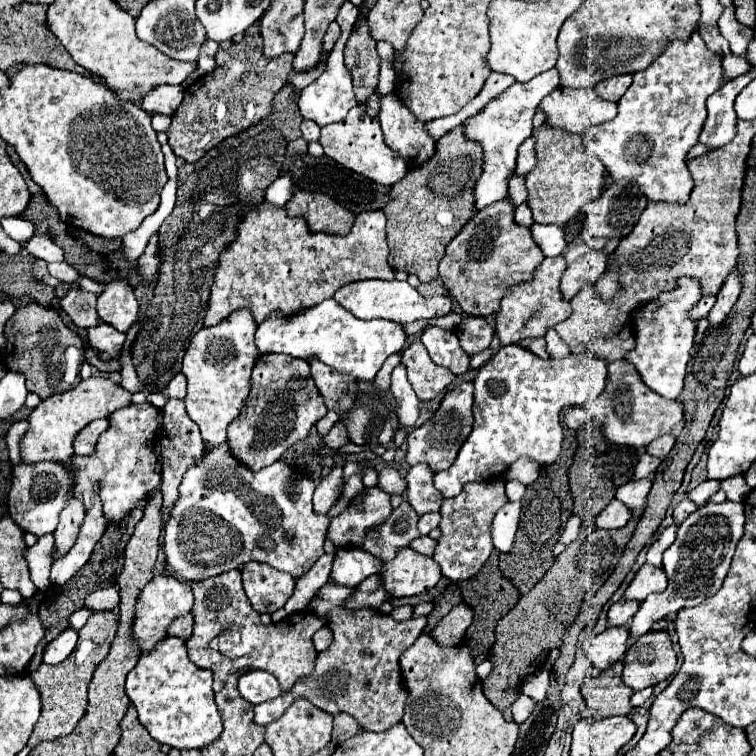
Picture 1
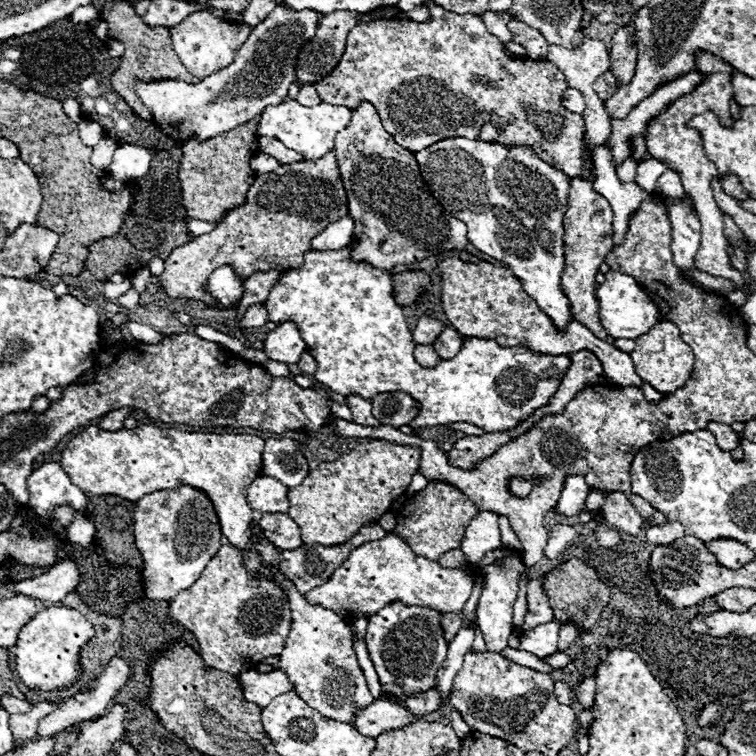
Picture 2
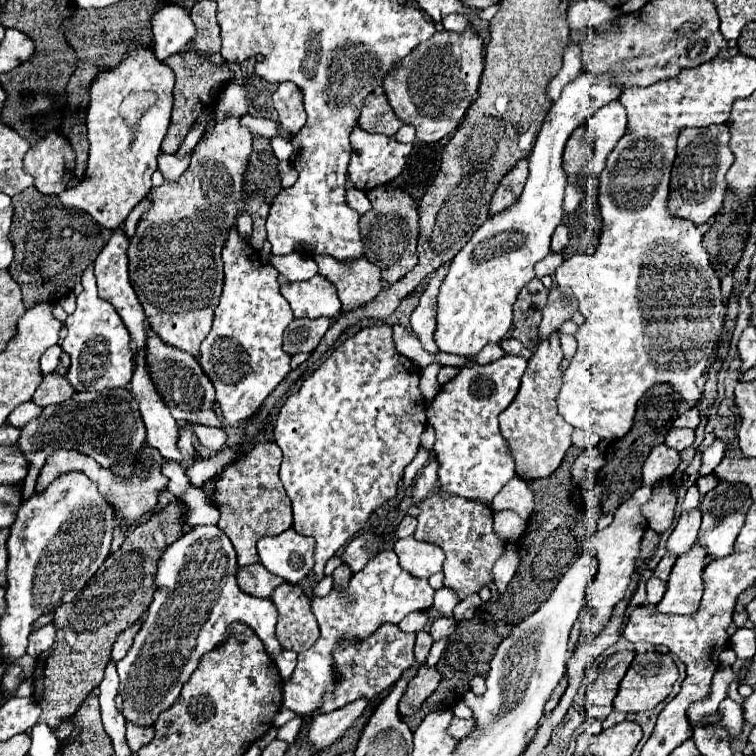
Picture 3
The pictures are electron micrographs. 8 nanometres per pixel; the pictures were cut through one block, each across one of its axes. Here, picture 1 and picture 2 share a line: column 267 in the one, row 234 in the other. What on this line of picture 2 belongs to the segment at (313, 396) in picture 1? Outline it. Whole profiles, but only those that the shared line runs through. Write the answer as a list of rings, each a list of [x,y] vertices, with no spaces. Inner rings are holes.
[[[362,102],[358,110],[352,112],[352,122],[346,130],[336,136],[334,150],[336,162],[340,168],[340,176],[348,196],[348,214],[354,220],[354,240],[352,240],[352,258],[366,260],[376,268],[392,268],[396,264],[414,264],[432,254],[440,254],[446,250],[464,250],[468,244],[466,224],[454,218],[448,210],[444,210],[428,186],[422,180],[418,162],[412,152],[404,150],[390,138],[390,134],[382,128],[382,122],[372,104]]]

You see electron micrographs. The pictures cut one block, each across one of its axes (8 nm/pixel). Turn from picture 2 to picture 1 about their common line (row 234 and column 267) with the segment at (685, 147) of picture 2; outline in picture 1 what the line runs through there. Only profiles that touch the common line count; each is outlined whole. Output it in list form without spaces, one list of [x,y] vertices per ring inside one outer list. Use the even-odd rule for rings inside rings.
[[[328,580],[318,590],[318,596],[308,604],[308,610],[314,612],[318,618],[326,620],[326,626],[332,630],[334,640],[330,648],[318,652],[314,672],[298,680],[300,688],[296,684],[290,692],[284,692],[274,700],[254,706],[256,724],[266,726],[278,720],[296,698],[306,698],[316,708],[332,716],[340,712],[352,714],[362,724],[364,730],[382,732],[388,730],[388,726],[394,726],[402,720],[408,694],[406,688],[402,686],[398,658],[424,632],[426,618],[422,616],[422,618],[410,618],[406,622],[398,622],[390,618],[390,614],[384,614],[376,608],[350,610],[346,608],[346,602],[352,596],[352,592],[354,588],[340,586],[332,580]]]

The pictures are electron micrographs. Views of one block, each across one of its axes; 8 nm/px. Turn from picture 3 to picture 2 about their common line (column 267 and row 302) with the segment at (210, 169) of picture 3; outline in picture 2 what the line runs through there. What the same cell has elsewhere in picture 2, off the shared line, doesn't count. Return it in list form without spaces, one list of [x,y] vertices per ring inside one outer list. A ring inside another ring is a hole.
[[[332,152],[318,160],[304,160],[302,164],[282,164],[276,172],[258,176],[248,190],[246,204],[230,210],[228,218],[212,232],[174,248],[172,256],[164,262],[166,268],[160,276],[162,290],[170,298],[198,300],[222,310],[220,304],[214,304],[210,292],[206,292],[206,282],[214,268],[230,264],[242,280],[254,272],[298,268],[304,262],[304,252],[310,250],[310,240],[330,222],[336,222],[346,214],[346,190]],[[260,202],[268,202],[268,210],[260,206]]]

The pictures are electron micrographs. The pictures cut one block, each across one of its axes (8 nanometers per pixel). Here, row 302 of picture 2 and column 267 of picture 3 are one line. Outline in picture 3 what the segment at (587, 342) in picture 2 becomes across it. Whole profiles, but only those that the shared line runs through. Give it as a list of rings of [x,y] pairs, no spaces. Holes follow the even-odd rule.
[[[256,444],[250,452],[242,456],[242,460],[226,466],[214,482],[214,494],[210,498],[220,512],[218,526],[234,544],[234,550],[238,554],[238,566],[250,566],[260,562],[256,554],[256,542],[264,536],[278,536],[292,526],[292,504],[278,478],[280,462],[282,450],[278,448],[278,444]]]

